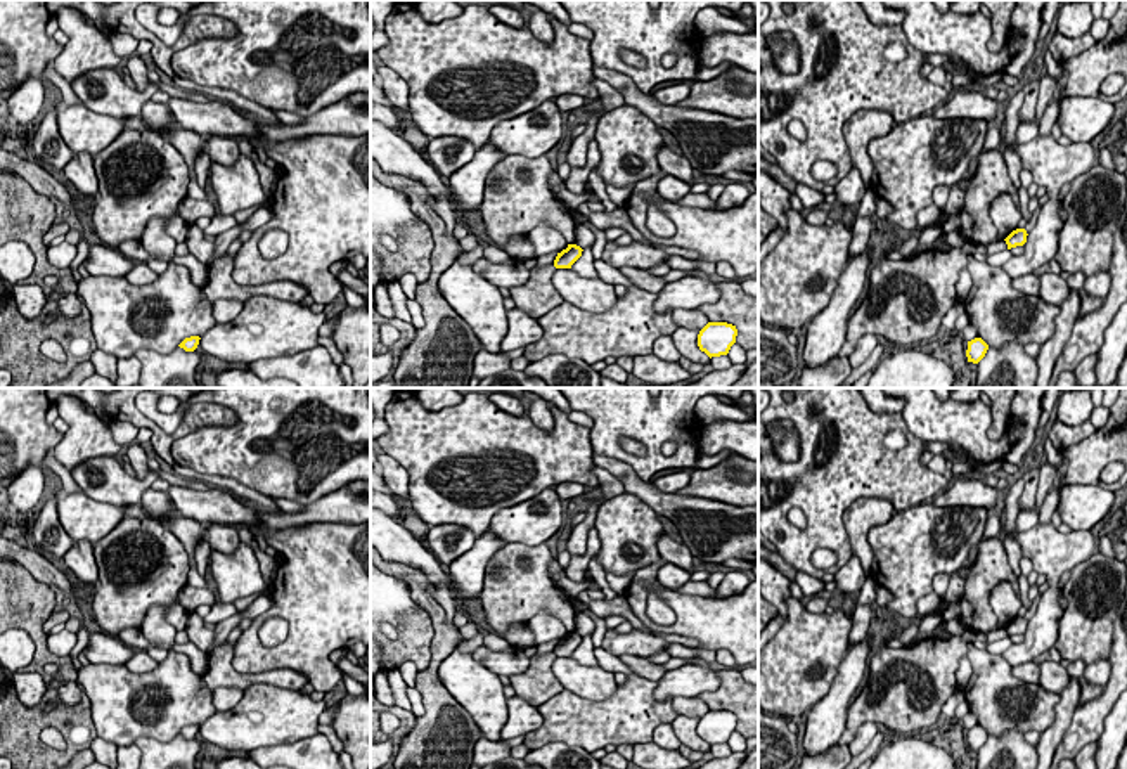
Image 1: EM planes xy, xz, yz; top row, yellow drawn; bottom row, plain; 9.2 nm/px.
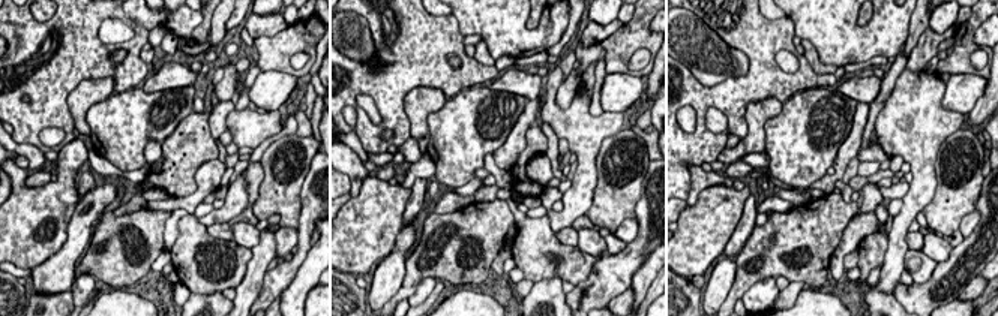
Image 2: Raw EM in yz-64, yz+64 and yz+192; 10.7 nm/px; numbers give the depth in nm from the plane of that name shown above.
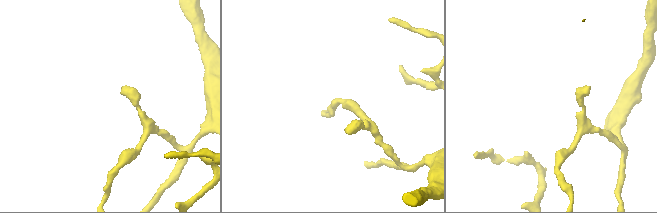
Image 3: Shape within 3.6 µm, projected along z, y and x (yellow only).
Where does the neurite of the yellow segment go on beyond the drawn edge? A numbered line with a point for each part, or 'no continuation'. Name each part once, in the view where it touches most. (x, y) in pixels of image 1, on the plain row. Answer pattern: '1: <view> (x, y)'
no continuation

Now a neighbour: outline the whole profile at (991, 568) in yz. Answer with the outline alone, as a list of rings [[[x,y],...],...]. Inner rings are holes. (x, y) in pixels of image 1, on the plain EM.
[[[999,537],[982,539],[978,556],[971,566],[961,566],[956,573],[964,578],[964,592],[957,599],[961,622],[973,632],[997,629],[997,617],[990,608],[990,592],[1002,582],[1013,582],[1014,572]]]

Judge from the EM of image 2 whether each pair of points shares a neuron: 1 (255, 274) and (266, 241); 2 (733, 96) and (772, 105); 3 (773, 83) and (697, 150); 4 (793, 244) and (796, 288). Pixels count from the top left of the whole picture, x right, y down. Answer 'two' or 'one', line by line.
1: one
2: two
3: one
4: two

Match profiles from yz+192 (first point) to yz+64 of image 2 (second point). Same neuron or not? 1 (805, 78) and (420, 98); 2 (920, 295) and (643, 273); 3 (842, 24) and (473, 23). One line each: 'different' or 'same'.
1: different
2: different
3: same

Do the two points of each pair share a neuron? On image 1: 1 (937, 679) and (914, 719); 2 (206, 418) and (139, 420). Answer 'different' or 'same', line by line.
1: same
2: same

